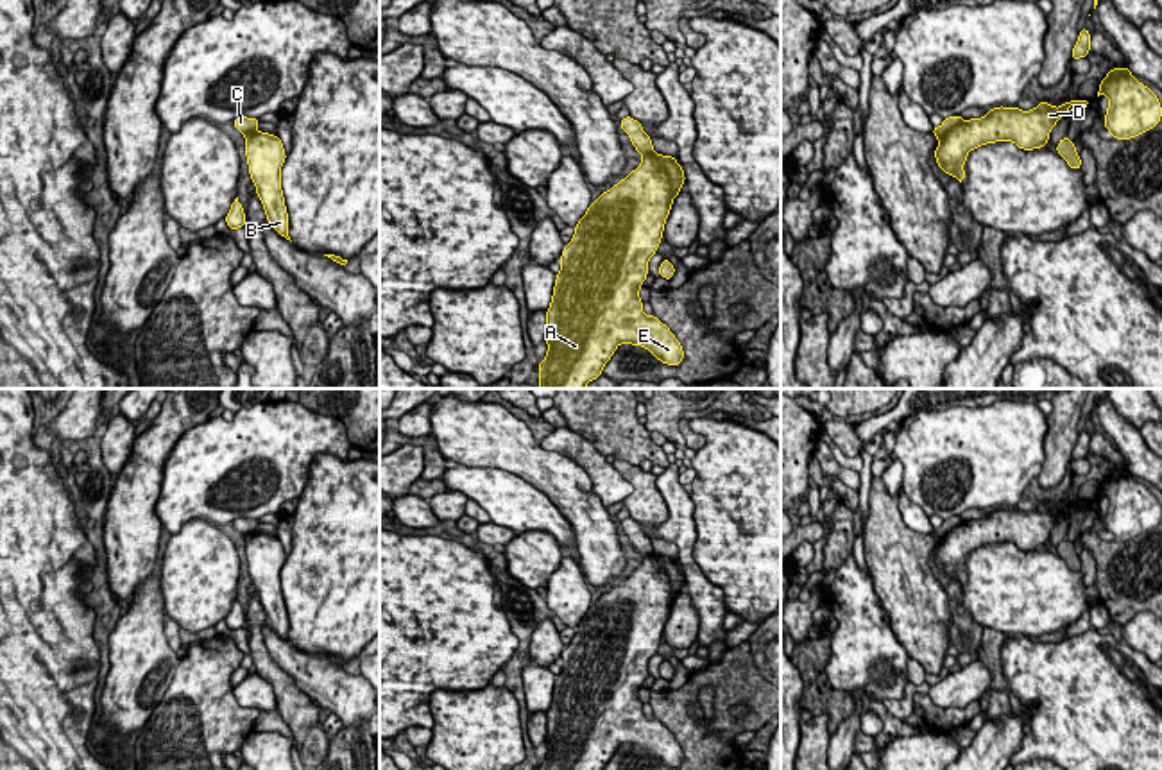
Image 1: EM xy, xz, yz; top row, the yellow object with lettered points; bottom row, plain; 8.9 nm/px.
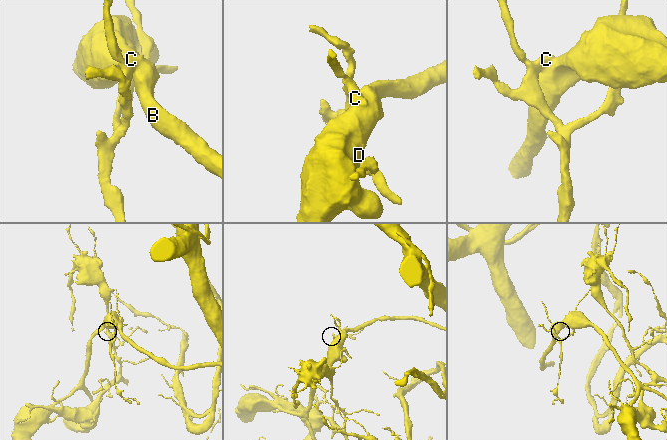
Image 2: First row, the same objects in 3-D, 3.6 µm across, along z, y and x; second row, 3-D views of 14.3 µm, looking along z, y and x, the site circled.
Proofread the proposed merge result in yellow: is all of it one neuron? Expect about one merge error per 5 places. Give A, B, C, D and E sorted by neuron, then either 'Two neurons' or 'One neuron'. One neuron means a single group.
Groups: A B D E / C. Two neurons

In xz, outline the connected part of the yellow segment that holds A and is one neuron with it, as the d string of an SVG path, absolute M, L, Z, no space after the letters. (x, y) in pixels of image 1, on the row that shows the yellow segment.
M650 154L636 170L603 192L575 226L560 254L560 272L546 310L548 351L539 364L541 389L585 389L596 380L619 344L648 349L666 365L680 365L684 349L666 324L643 312L639 288L648 260L657 252L673 199L686 181L677 158Z

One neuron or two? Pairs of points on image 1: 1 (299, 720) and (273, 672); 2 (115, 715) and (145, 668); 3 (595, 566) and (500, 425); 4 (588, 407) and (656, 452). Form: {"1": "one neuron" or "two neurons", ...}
{"1": "one neuron", "2": "one neuron", "3": "one neuron", "4": "one neuron"}

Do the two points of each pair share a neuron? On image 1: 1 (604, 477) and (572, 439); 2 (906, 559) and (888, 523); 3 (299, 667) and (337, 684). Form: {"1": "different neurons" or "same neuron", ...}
{"1": "same neuron", "2": "same neuron", "3": "same neuron"}

